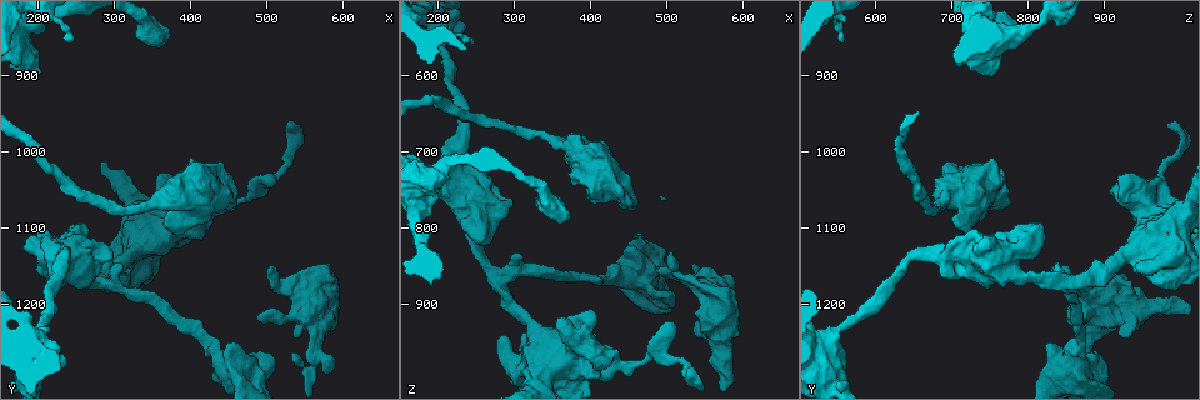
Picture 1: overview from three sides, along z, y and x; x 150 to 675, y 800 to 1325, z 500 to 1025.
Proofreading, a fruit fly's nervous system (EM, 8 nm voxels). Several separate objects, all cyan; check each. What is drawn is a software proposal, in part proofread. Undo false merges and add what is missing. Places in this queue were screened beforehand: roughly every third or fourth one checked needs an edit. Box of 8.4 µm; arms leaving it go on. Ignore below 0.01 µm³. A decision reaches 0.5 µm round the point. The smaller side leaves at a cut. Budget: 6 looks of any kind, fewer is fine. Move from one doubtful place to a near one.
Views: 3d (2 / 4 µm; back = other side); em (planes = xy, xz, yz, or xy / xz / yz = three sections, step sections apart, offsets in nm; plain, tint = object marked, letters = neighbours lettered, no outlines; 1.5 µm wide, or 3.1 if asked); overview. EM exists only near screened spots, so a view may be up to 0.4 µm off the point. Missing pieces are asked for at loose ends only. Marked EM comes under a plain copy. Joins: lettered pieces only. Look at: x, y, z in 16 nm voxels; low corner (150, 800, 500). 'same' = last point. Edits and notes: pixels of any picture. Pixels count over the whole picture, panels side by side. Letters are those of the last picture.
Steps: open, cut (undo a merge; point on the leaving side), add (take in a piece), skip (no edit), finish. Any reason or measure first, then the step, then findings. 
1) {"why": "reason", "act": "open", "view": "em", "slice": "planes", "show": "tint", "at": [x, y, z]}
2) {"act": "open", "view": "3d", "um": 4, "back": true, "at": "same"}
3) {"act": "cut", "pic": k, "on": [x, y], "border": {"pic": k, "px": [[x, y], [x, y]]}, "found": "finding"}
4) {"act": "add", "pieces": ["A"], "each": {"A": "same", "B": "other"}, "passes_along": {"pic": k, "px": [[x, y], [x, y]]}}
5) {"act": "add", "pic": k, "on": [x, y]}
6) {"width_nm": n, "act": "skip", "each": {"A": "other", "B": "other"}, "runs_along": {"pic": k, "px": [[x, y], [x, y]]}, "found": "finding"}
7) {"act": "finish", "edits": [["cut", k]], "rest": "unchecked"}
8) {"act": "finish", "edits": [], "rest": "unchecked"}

{"why": "thick end", "act": "open", "view": "em", "um": 3.1, "slice": "planes", "show": "letters", "at": [540, 1240, 915]}

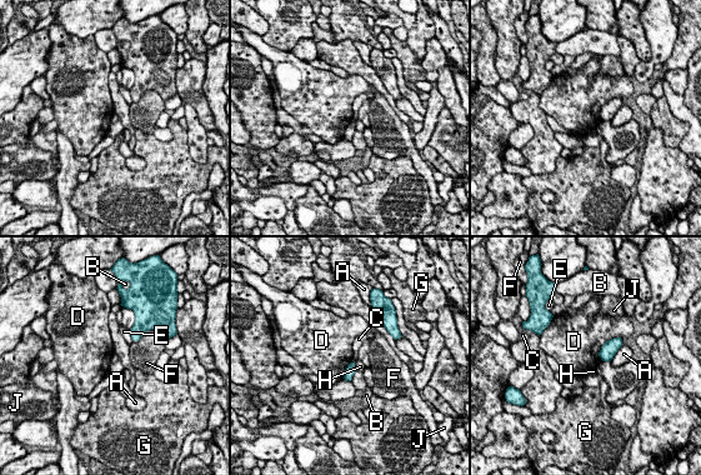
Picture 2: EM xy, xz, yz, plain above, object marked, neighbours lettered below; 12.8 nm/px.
{"act": "skip", "each": {"A": "other", "B": "other", "C": "other", "D": "other", "E": "other", "F": "other", "G": "other", "H": "other", "J": "other"}, "border": {"pic": 2, "px": [[622, 339], [609, 339], [600, 359]]}, "found": "none of them fits"}

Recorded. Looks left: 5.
{"why": "thin end", "act": "open", "view": "em", "slice": "xz", "step": 8, "show": "tint", "at": [535, 965, 980]}

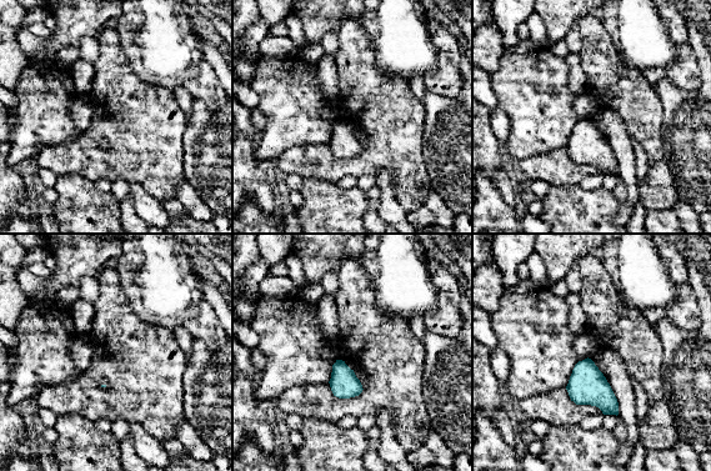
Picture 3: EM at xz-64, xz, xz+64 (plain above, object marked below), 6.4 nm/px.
{"why": "another direction", "act": "open", "view": "em", "slice": "planes", "show": "letters", "at": "same"}

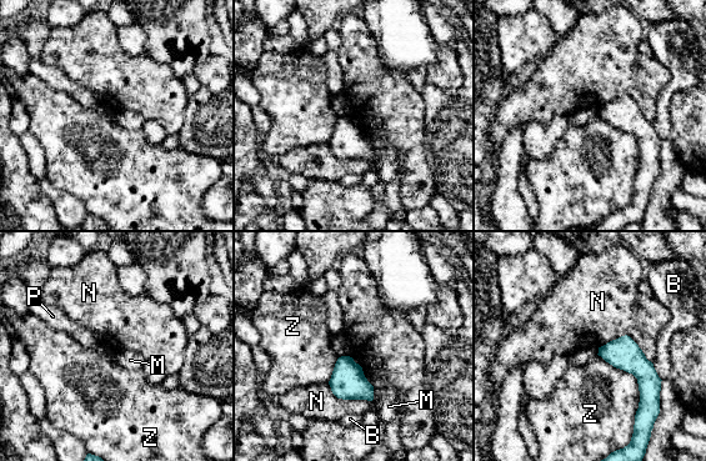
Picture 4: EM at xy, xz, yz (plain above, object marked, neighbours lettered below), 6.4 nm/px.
{"longest_contact_nm": ["Z", 550], "act": "skip", "each": {"B": "other", "M": "other", "N": "other", "P": "other", "Z": "other"}, "found": "no lettered piece goes on from it"}

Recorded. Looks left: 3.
{"why": "branch stops here", "act": "open", "view": "em", "slice": "yz", "step": 8, "show": "letters", "at": [245, 855, 555]}

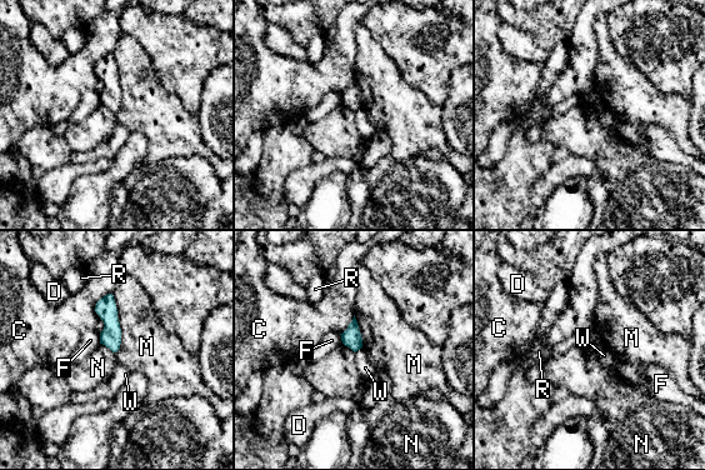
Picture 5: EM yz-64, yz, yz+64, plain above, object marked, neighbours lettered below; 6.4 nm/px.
{"act": "skip", "each": {"C": "other", "D": "other", "F": "other", "M": "other", "N": "other", "R": "other", "W": "other"}, "border": {"pic": 5, "px": [[100, 343], [114, 353]]}, "found": "no lettered piece goes on from it"}

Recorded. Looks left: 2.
{"act": "finish", "edits": [], "rest": "unchecked"}

